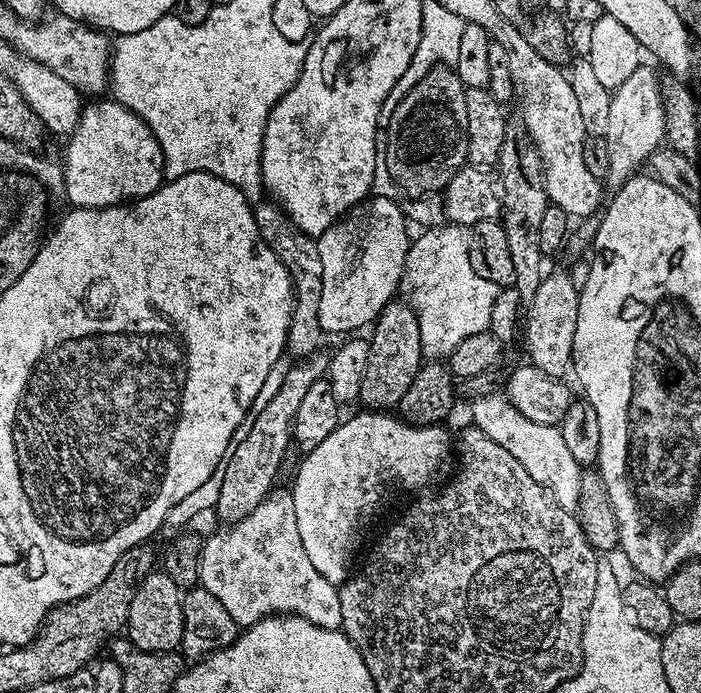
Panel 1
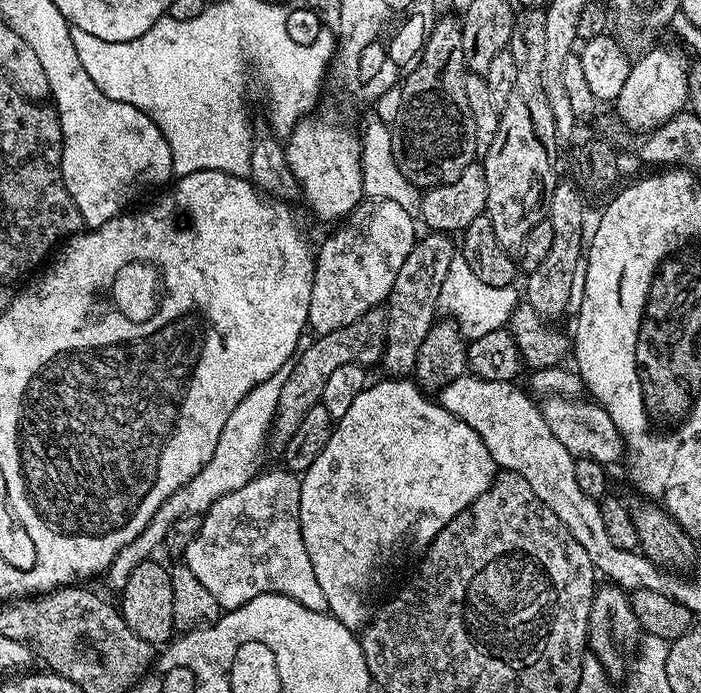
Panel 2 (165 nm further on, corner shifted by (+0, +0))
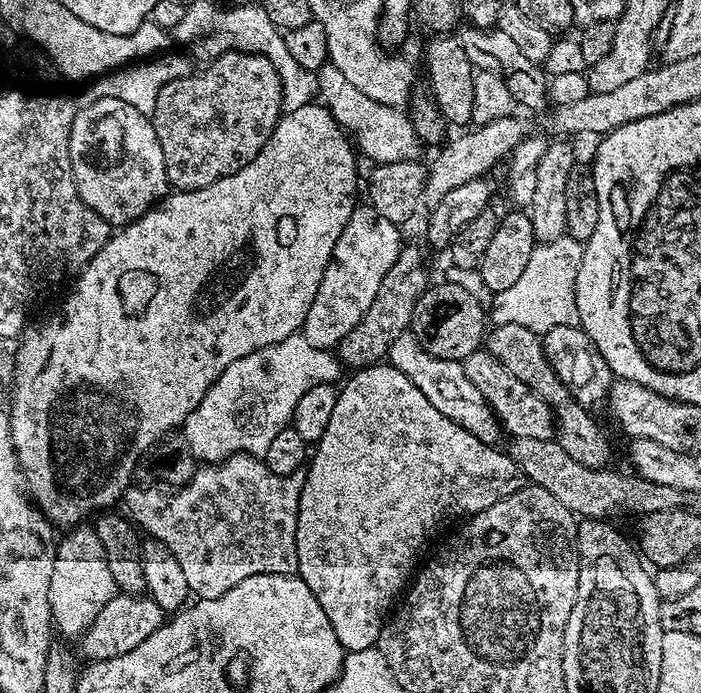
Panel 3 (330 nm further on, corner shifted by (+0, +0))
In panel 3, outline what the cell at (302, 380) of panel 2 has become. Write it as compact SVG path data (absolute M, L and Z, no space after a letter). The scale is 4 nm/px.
M401 247L394 266L390 266L386 278L382 278L382 286L378 286L378 294L374 294L374 302L370 302L370 310L366 310L358 326L354 326L354 330L350 330L350 334L346 334L346 338L342 338L338 345L339 359L345 365L348 363L352 370L381 363L387 357L391 344L409 331L416 297L422 295L429 284L423 254L416 248Z

